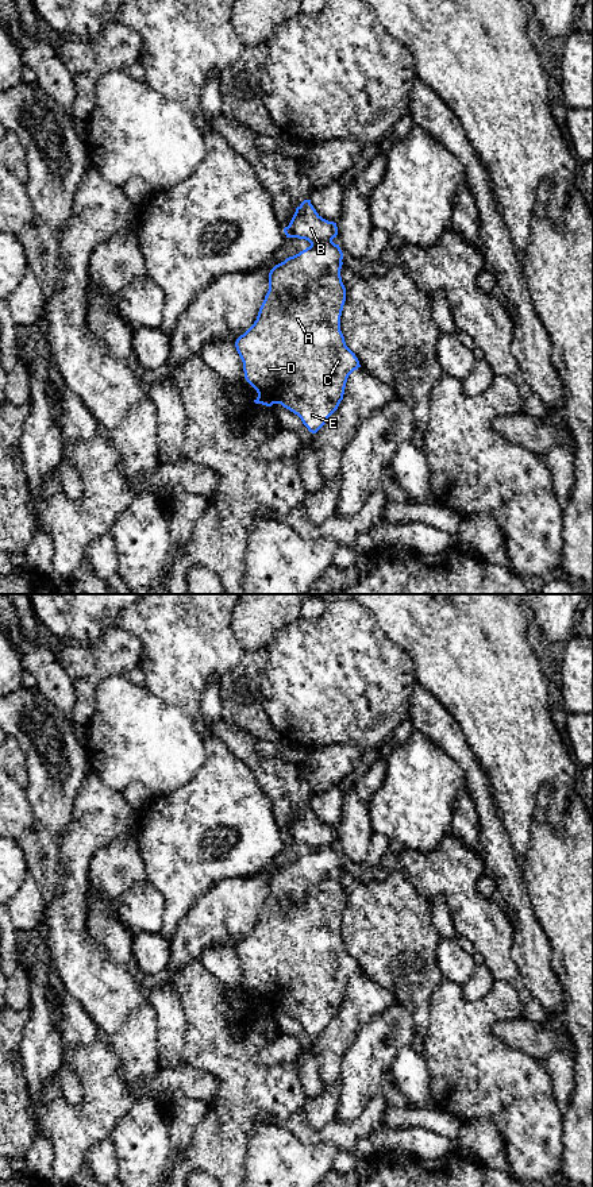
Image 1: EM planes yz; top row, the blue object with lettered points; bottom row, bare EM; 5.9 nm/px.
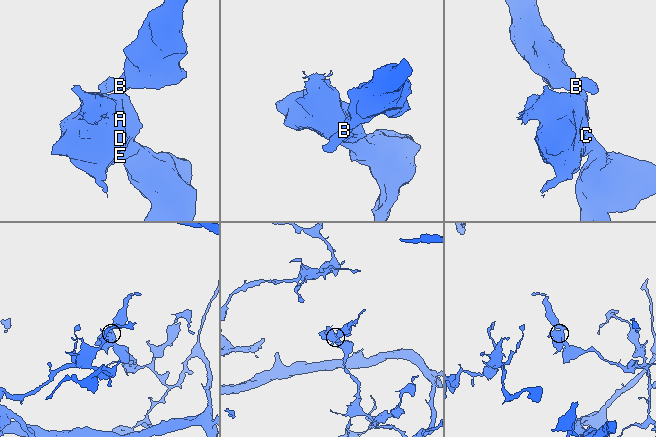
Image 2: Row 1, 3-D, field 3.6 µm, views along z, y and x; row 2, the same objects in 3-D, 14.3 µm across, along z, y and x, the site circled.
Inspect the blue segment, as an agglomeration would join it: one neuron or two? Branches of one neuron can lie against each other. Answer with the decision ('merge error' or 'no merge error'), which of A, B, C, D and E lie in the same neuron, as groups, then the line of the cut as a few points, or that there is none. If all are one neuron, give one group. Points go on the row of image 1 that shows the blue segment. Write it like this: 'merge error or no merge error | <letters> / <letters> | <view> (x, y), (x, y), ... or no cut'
merge error | A C D E / B | yz (331, 239), (323, 239), (311, 245)

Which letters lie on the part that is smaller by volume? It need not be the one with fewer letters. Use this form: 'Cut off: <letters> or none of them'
Cut off: B

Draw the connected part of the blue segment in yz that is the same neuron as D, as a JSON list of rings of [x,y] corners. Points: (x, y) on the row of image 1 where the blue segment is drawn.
[[[323,240],[276,265],[269,273],[269,290],[257,320],[235,342],[243,362],[244,378],[258,393],[254,402],[266,406],[281,404],[297,415],[312,433],[316,433],[338,409],[349,375],[361,367],[340,331],[340,316],[346,301],[346,288],[340,277],[342,259],[339,244]]]

